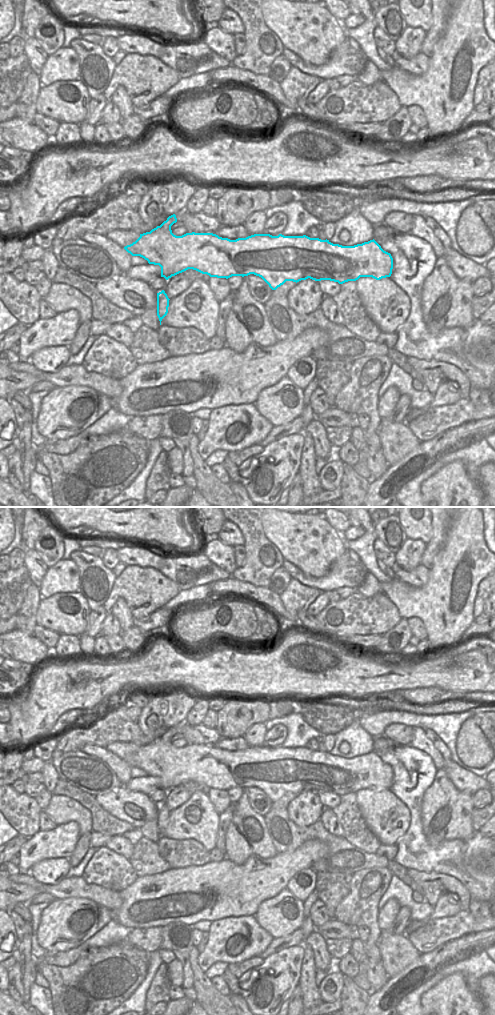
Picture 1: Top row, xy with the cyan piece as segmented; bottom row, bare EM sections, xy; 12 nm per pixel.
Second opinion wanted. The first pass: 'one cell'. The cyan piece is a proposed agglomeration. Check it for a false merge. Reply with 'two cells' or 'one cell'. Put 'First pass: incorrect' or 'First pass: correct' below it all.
one cell
First pass: correct

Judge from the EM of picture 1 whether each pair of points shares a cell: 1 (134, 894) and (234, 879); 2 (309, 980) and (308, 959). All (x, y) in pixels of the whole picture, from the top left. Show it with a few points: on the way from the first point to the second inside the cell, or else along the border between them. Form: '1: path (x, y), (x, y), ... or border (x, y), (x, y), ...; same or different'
1: path (159, 894), (195, 889), (202, 882), (209, 882); same
2: path (308, 975), (308, 964); same

